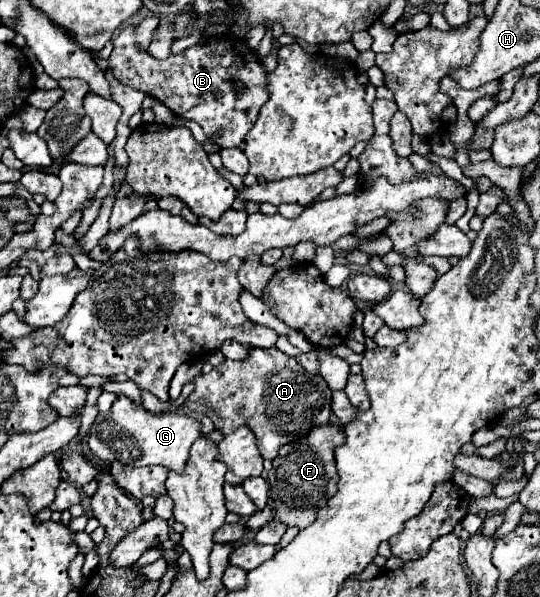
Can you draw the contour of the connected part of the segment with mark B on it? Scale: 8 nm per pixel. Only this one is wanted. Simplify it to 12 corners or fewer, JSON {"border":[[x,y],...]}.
{"border":[[115,34],[107,70],[239,146],[269,98],[245,40],[157,60]]}

